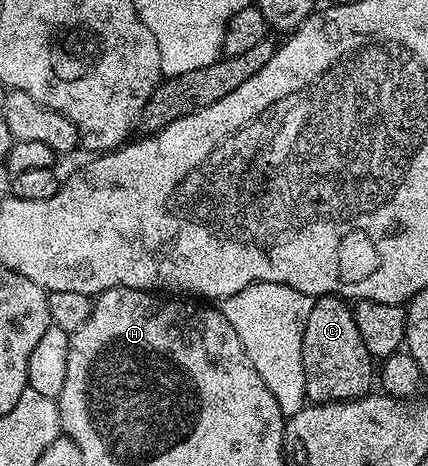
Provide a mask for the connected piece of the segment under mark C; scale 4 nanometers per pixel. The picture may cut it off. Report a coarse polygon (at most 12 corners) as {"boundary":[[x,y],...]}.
{"boundary":[[321,296],[303,328],[305,397],[349,402],[375,386],[350,303]]}

